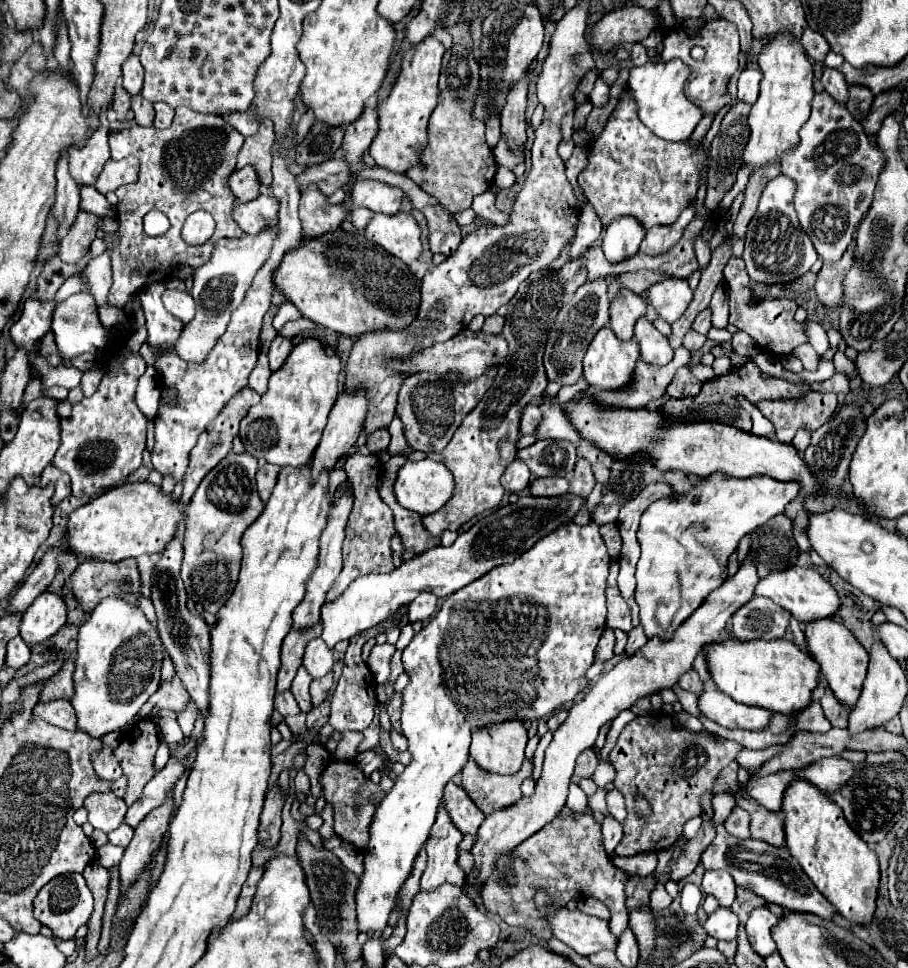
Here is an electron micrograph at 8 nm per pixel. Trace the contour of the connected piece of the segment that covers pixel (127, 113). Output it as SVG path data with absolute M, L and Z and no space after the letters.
M121 84L115 88L115 98L111 102L111 108L117 112L119 122L133 120L133 110L131 110L131 96L127 90L121 88Z

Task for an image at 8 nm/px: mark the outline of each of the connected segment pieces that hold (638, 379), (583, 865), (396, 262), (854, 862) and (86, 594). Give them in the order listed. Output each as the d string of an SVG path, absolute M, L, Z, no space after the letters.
M678 348L675 351L674 358L669 366L655 368L651 364L645 364L639 360L631 384L607 392L607 390L587 390L589 396L595 396L605 406L619 406L619 408L643 408L649 406L651 402L663 398L673 374L681 366L688 366L691 363L692 356L686 349Z
M565 806L549 824L527 838L515 852L499 856L495 872L491 872L481 886L481 900L487 912L497 914L509 926L525 928L537 938L549 940L551 928L547 928L543 912L533 902L537 890L545 890L553 906L565 906L573 898L593 896L607 904L611 910L609 928L615 936L621 936L621 932L629 926L629 910L625 906L623 892L625 882L627 874L619 872L619 868L611 864L609 854L603 850L601 824L595 822L591 808L577 814Z
M335 230L315 240L303 240L299 250L287 252L275 272L275 284L277 290L281 290L305 318L343 336L361 336L375 330L403 330L415 320L421 300L419 280L407 264L369 242L363 234L345 230Z
M795 780L791 788L787 788L783 798L783 814L787 850L801 864L815 888L847 922L859 926L871 924L881 878L877 854L859 838L853 828L849 828L837 804L805 780Z
M83 560L71 576L73 594L85 614L89 614L103 598L121 598L137 606L137 598L141 594L141 578L135 560L121 560L121 562L103 562L103 560Z

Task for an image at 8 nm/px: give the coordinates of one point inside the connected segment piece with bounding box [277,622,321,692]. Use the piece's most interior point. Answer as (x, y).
(292, 652)

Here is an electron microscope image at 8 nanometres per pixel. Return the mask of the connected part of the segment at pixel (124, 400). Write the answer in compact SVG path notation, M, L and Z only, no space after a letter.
M115 336L111 342L111 348L107 348L107 352L103 356L97 358L97 364L101 368L109 368L107 374L103 374L97 392L91 398L83 398L79 404L73 406L73 414L71 420L61 420L61 446L55 452L53 464L67 472L71 476L71 488L73 488L73 496L99 496L99 492L103 494L105 490L119 486L127 480L127 476L137 470L141 466L141 454L145 450L145 434L147 434L147 418L141 414L141 410L135 406L135 388L137 388L137 380L139 376L145 372L147 364L141 358L141 354L129 354L125 358L119 356L121 348L125 346L129 336Z

